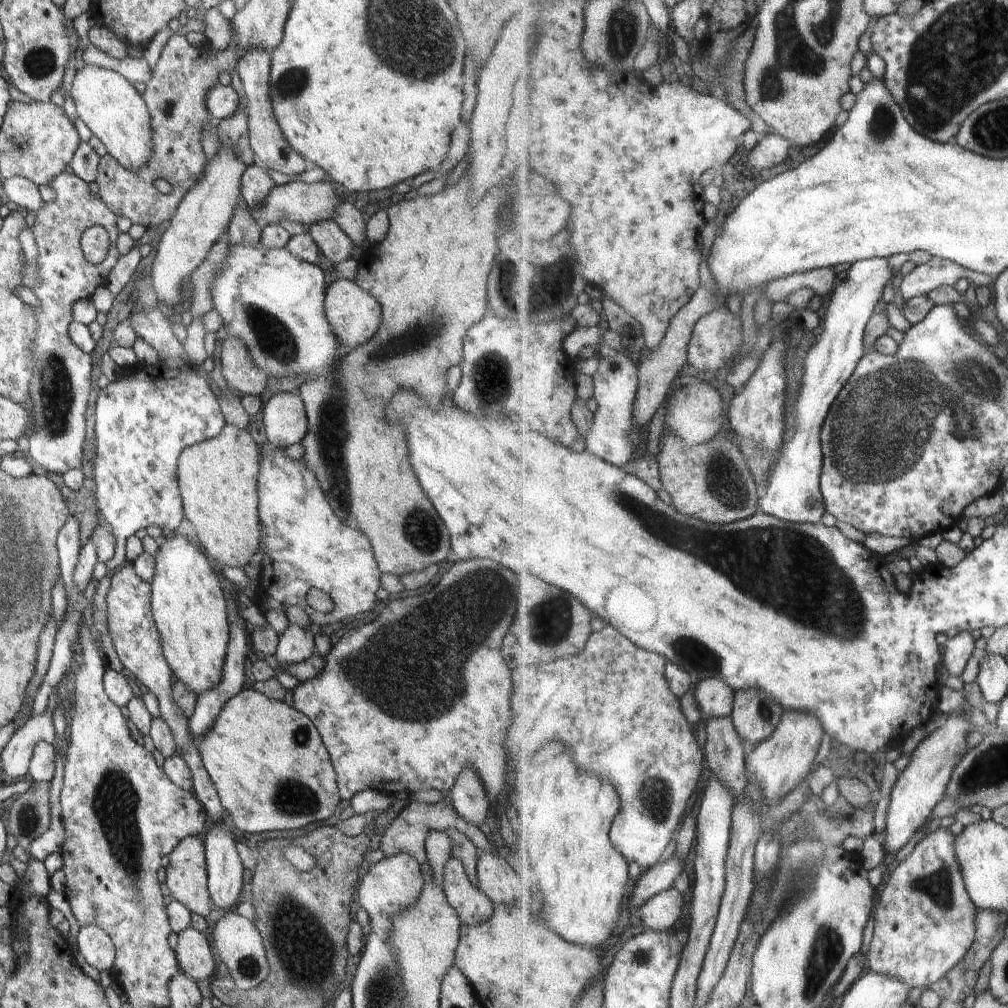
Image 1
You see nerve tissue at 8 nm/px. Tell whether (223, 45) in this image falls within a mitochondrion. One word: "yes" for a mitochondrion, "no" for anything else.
no

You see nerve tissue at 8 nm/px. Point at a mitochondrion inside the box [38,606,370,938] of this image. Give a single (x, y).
(114, 802)

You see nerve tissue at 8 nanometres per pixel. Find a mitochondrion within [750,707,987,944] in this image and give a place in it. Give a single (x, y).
(937, 887)

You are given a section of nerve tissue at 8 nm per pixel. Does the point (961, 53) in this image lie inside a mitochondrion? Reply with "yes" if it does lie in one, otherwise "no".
yes

